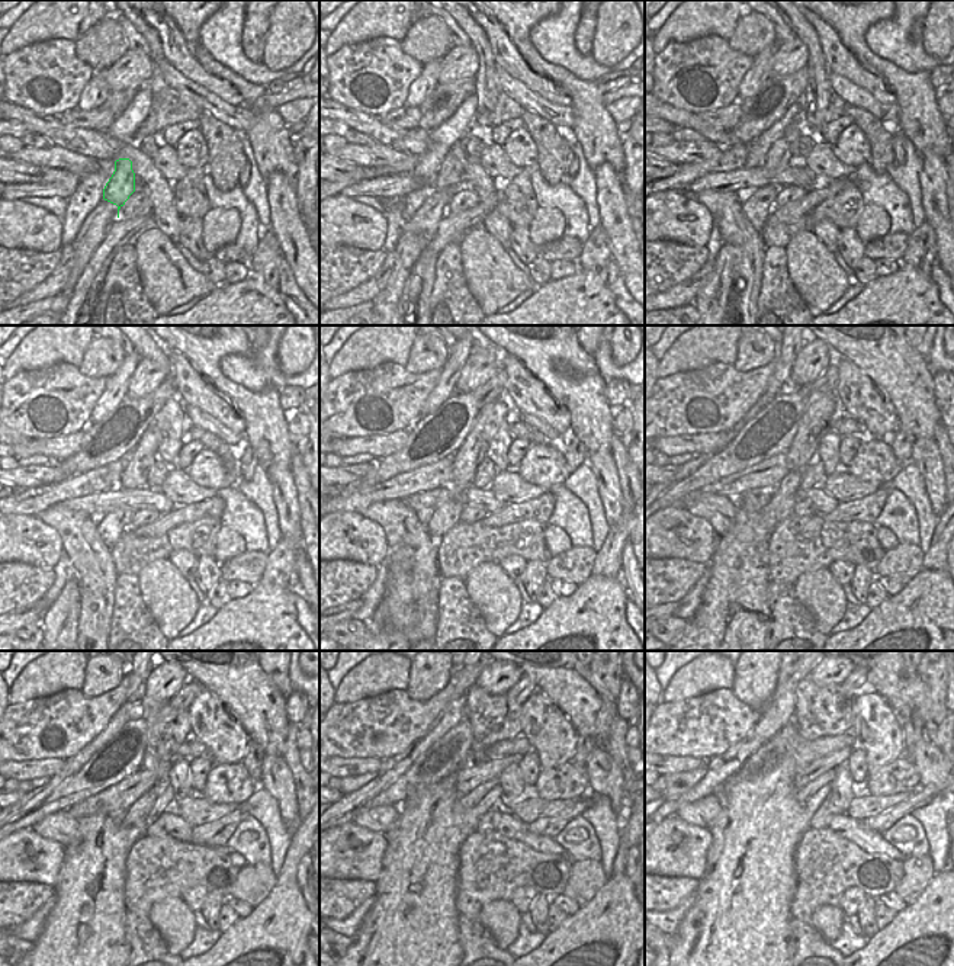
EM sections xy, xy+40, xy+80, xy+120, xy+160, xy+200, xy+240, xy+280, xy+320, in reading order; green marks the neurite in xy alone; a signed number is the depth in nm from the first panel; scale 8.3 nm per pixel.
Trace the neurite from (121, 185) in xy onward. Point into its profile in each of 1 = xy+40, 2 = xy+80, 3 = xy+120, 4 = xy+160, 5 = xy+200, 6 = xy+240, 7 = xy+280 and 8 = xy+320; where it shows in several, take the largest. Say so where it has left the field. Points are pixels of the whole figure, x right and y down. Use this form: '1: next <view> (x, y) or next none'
1: next xy+40 (449, 176)
2: next xy+80 (779, 156)
3: next xy+120 (145, 452)
4: next xy+160 (472, 452)
5: next xy+200 (822, 407)
6: next xy+240 (169, 728)
7: next xy+280 (491, 721)
8: next xy+320 (818, 711)

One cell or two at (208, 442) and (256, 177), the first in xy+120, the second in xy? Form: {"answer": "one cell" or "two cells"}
{"answer": "two cells"}

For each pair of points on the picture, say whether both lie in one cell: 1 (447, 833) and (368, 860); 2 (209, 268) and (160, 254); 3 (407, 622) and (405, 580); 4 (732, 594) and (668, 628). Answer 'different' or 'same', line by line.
1: different
2: different
3: same
4: different

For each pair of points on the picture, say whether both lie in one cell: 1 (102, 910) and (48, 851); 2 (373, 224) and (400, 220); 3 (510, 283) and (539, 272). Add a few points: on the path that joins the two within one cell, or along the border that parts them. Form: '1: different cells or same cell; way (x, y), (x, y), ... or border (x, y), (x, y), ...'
1: different cells; border (64, 847), (61, 869), (54, 886)
2: different cells; border (385, 214), (386, 237), (381, 247)
3: different cells; border (529, 273), (536, 286)

